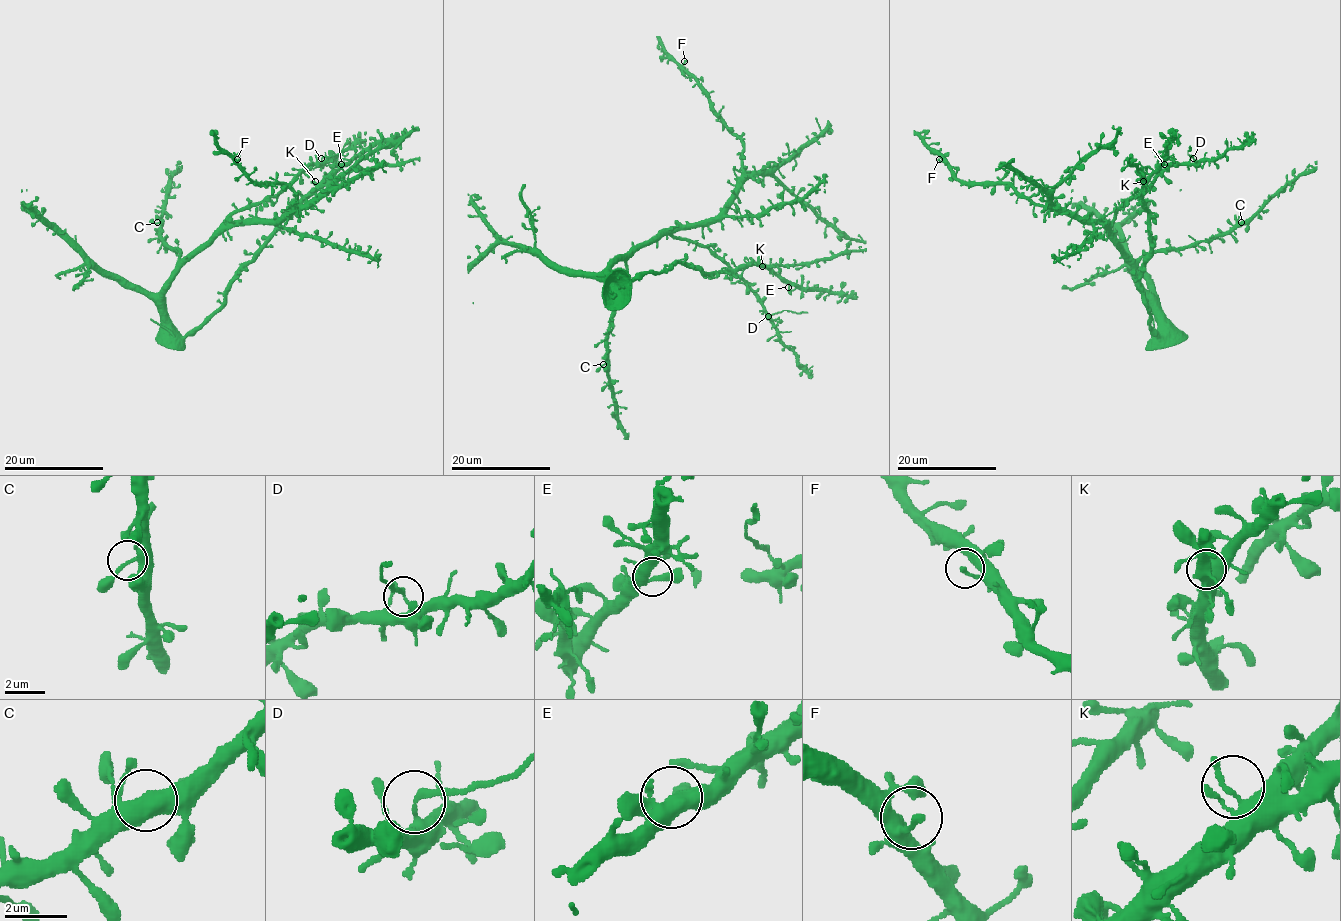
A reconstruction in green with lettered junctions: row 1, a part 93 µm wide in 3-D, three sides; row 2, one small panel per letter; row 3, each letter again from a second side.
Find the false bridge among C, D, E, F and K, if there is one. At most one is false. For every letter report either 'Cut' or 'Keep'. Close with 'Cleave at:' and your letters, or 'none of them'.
C: Keep
D: Cut
E: Keep
F: Keep
K: Keep
Cleave at: D

